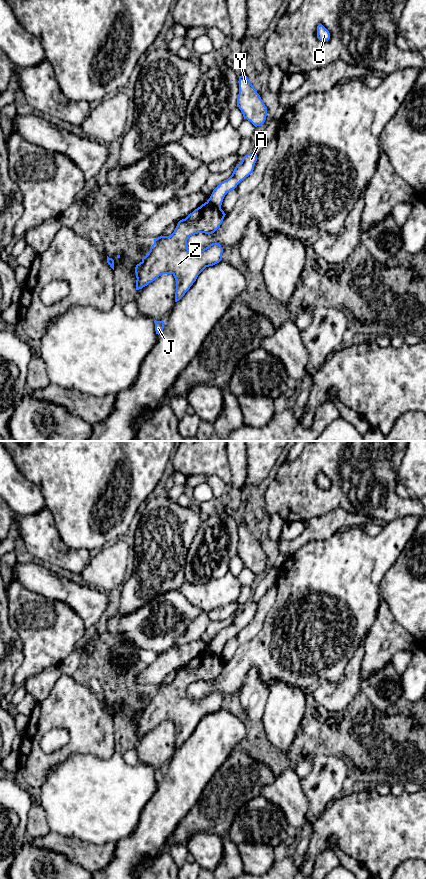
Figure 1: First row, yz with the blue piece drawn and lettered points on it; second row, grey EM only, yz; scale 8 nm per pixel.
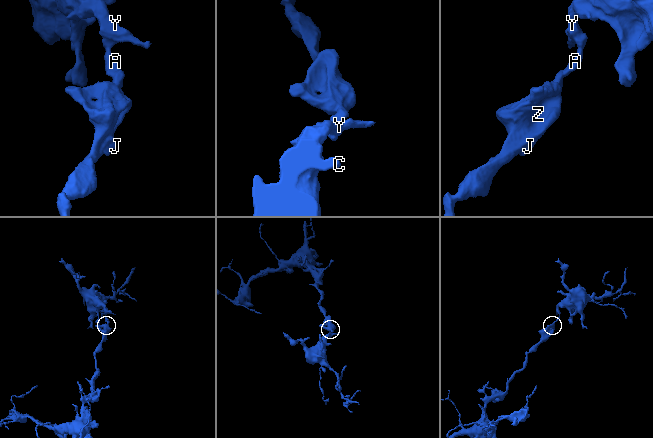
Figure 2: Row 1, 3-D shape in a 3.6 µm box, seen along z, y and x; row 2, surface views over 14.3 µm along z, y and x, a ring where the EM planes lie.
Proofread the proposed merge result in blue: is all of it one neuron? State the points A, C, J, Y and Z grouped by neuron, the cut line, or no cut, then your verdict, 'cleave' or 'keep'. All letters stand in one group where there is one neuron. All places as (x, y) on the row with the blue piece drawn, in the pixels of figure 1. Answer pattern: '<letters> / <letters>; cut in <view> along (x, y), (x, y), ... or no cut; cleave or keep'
A C Y / J Z; cut in yz along (207, 201), (220, 208); cleave

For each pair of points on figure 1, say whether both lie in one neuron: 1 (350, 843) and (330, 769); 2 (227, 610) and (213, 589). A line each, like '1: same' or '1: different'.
1: different
2: different

